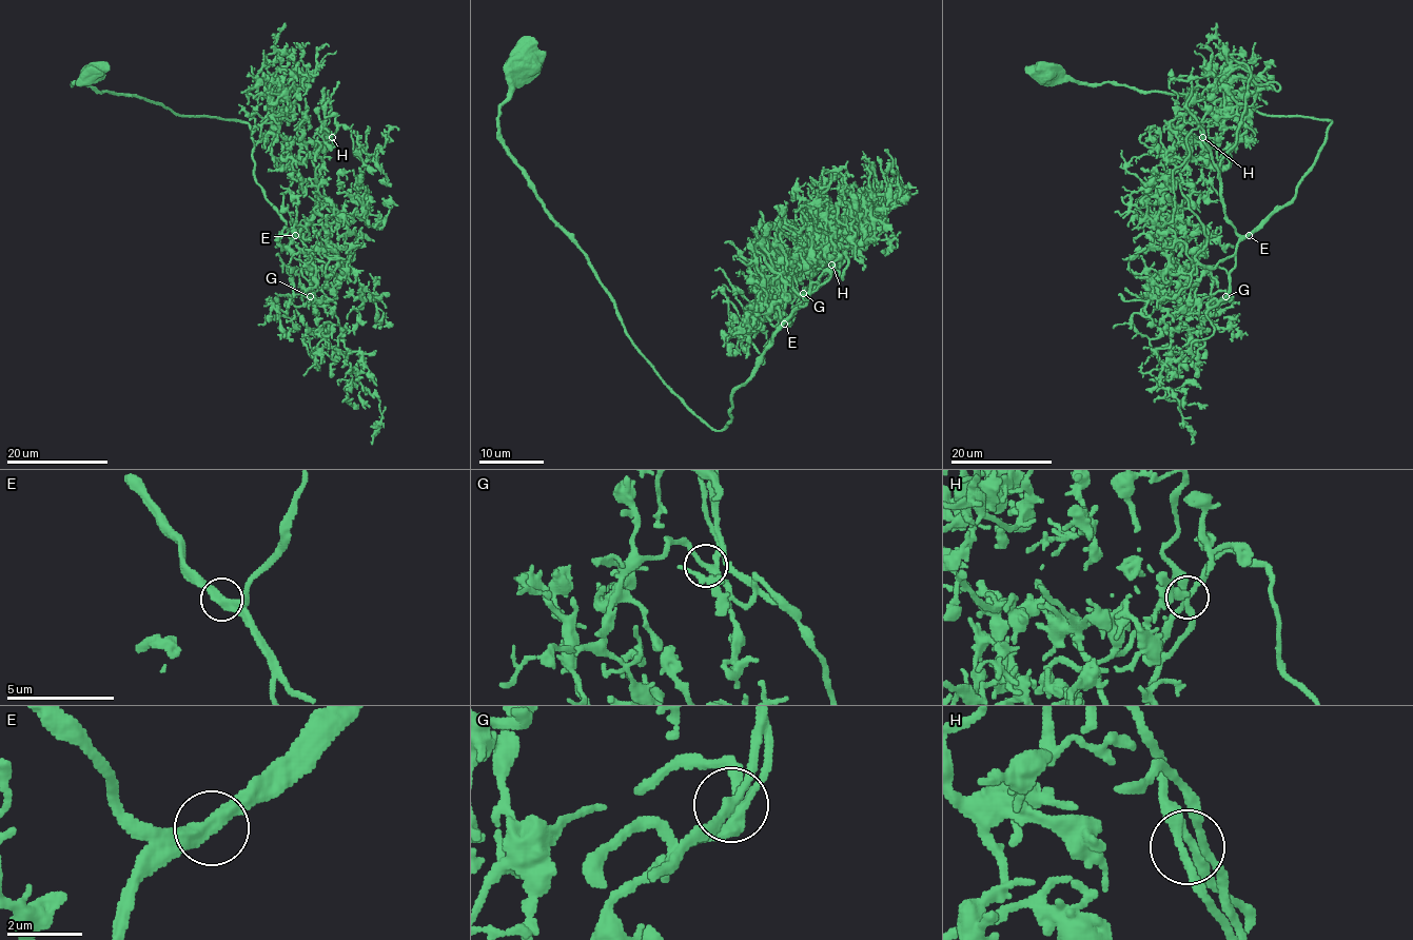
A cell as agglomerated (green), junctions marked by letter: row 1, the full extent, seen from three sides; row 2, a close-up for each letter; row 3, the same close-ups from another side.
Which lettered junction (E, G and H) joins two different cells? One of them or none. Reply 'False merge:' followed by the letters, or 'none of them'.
False merge: none of them

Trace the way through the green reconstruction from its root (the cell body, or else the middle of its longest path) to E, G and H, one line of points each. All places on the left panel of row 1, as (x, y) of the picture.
E: (94, 70), (73, 83), (136, 94), (178, 115), (246, 121), (253, 142), (254, 177), (295, 235)
G: (94, 70), (73, 83), (136, 94), (178, 115), (248, 124), (254, 177), (307, 249), (313, 270), (310, 296)
H: (94, 70), (73, 83), (136, 94), (178, 115), (246, 121), (254, 177), (296, 235), (313, 216), (332, 137)

